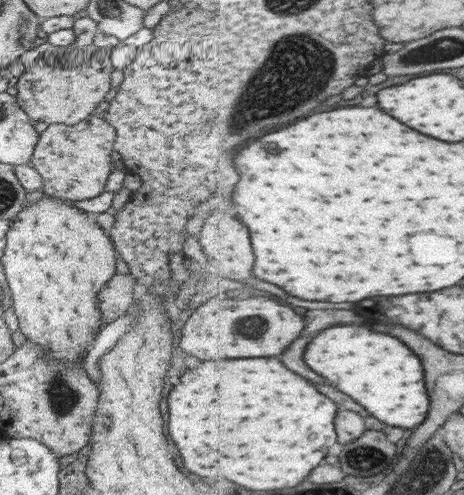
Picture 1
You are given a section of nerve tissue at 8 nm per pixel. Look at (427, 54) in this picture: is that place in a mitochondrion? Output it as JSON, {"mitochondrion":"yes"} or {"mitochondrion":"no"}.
{"mitochondrion":"yes"}

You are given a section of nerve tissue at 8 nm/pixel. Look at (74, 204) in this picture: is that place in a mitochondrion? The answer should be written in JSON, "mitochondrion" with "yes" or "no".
{"mitochondrion":"no"}

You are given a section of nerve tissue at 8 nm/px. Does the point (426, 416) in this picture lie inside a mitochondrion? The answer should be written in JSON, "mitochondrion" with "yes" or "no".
{"mitochondrion":"no"}

